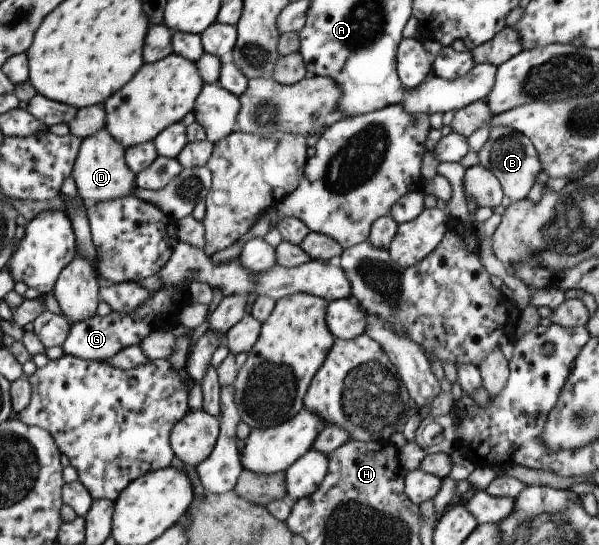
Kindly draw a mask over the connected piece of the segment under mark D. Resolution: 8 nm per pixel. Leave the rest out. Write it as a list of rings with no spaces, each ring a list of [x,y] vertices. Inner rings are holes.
[[[105,128],[82,139],[70,176],[78,191],[77,196],[87,205],[129,196],[134,188],[134,173],[126,166],[124,147]]]

